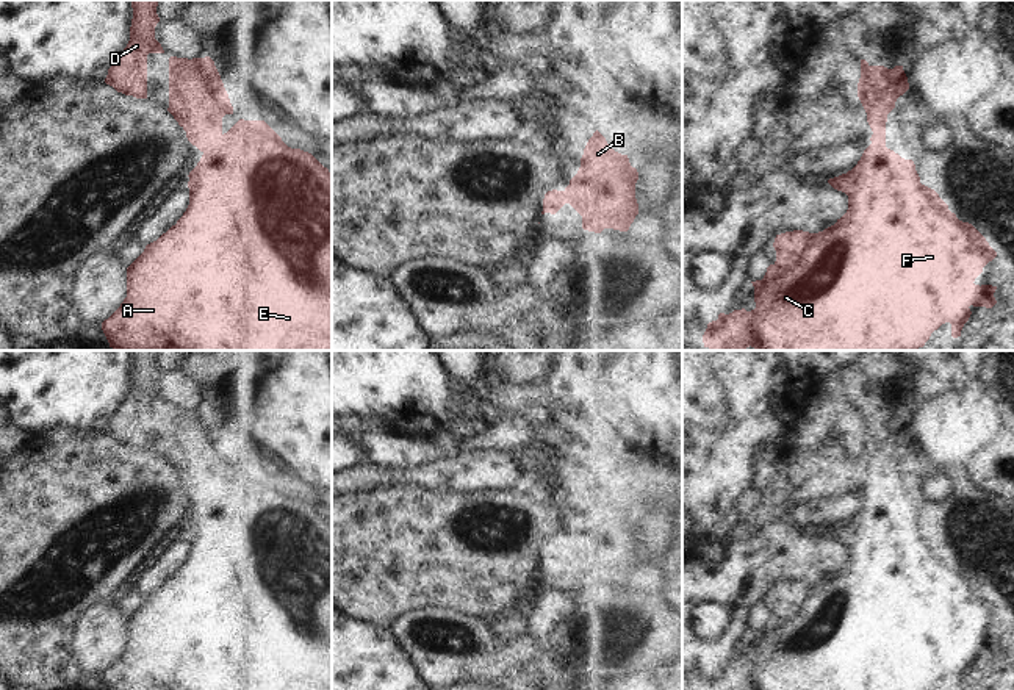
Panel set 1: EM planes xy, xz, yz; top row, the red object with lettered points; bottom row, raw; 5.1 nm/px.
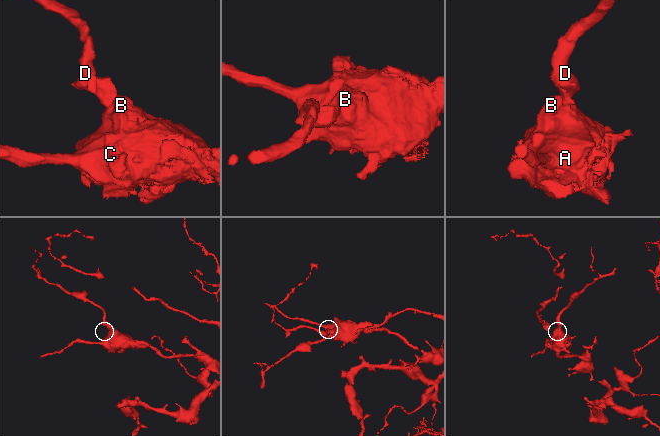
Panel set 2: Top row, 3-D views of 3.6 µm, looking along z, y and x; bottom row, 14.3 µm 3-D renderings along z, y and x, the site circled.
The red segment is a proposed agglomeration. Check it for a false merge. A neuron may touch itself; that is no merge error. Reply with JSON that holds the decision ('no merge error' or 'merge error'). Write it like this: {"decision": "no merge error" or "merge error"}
{"decision": "no merge error"}

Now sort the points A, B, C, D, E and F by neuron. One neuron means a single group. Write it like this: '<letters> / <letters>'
A B C D E F

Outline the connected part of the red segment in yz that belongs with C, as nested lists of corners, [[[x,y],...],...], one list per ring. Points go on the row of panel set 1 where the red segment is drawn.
[[[861,59],[858,97],[867,113],[867,122],[873,131],[870,138],[872,144],[864,150],[861,160],[851,171],[828,180],[834,189],[848,196],[847,213],[837,219],[834,225],[818,233],[793,230],[776,235],[773,243],[776,250],[776,261],[767,268],[762,280],[751,282],[754,286],[756,308],[751,311],[746,311],[745,308],[734,310],[729,314],[720,313],[717,321],[707,324],[707,329],[703,335],[704,347],[709,347],[710,350],[745,350],[750,346],[756,350],[915,350],[923,347],[931,333],[945,322],[951,324],[953,338],[961,336],[961,330],[972,314],[969,308],[970,305],[992,308],[997,304],[994,297],[997,286],[980,286],[973,283],[975,279],[983,272],[983,268],[997,257],[997,252],[972,224],[959,221],[934,189],[920,183],[920,177],[912,160],[904,160],[886,147],[887,114],[895,108],[897,99],[908,89],[909,83],[903,66],[887,69],[884,66],[870,66],[865,59]]]

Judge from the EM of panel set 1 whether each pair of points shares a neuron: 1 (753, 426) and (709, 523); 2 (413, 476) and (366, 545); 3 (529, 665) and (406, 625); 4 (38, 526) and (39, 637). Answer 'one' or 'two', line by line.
1: one
2: two
3: one
4: one

